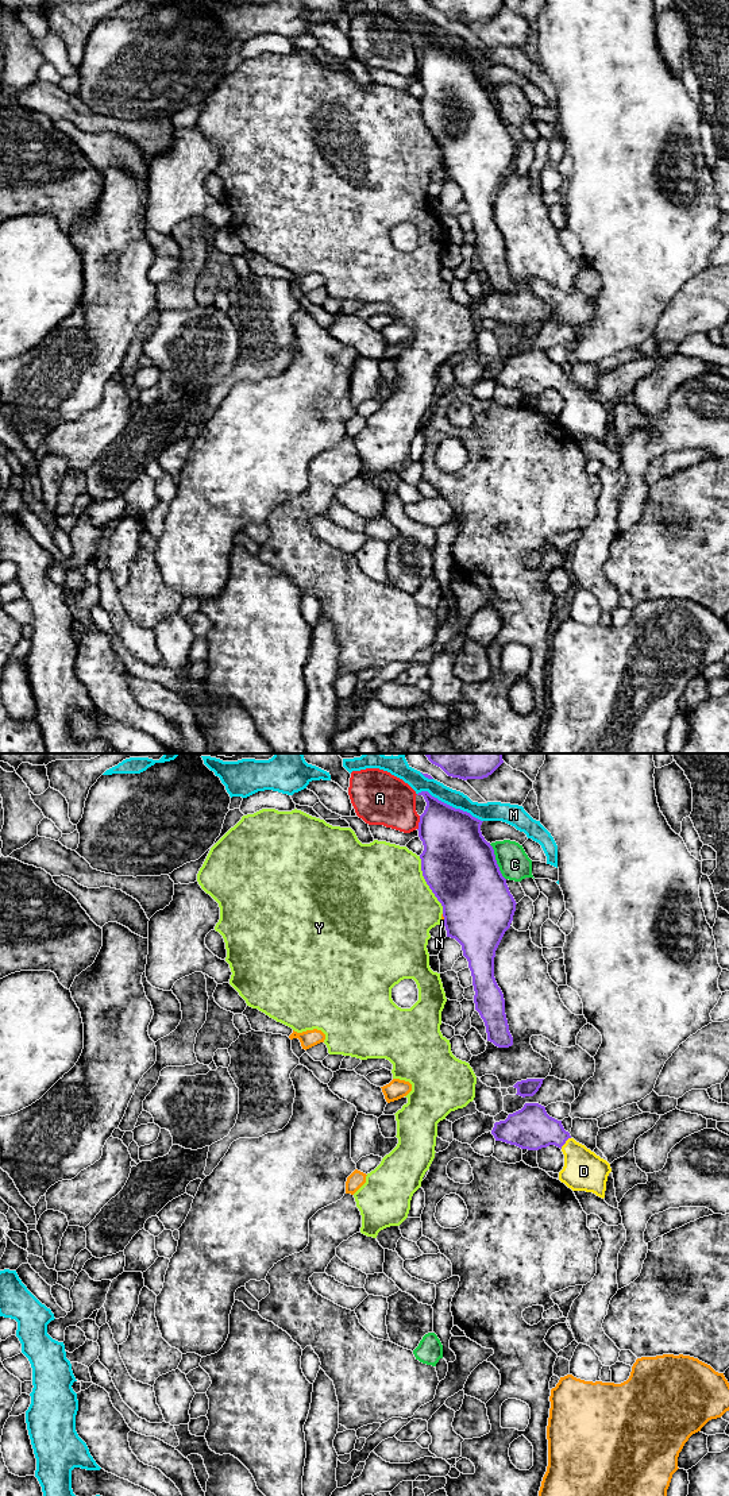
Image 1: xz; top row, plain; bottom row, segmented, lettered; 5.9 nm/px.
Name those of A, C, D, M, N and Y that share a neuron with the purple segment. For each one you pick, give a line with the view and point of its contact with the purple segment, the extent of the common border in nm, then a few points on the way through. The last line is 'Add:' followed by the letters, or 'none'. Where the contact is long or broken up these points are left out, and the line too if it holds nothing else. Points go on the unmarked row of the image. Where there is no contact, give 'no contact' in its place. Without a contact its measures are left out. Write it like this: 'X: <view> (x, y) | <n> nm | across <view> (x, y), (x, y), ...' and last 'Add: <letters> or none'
D: xz (564, 386) | 90 nm | across xz (531, 371), (548, 374), (564, 386), (575, 397), (583, 415)
Add: D

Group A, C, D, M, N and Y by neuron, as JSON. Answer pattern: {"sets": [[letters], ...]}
{"sets": [["A"], ["C"], ["D"], ["M"], ["N"], ["Y"]]}

